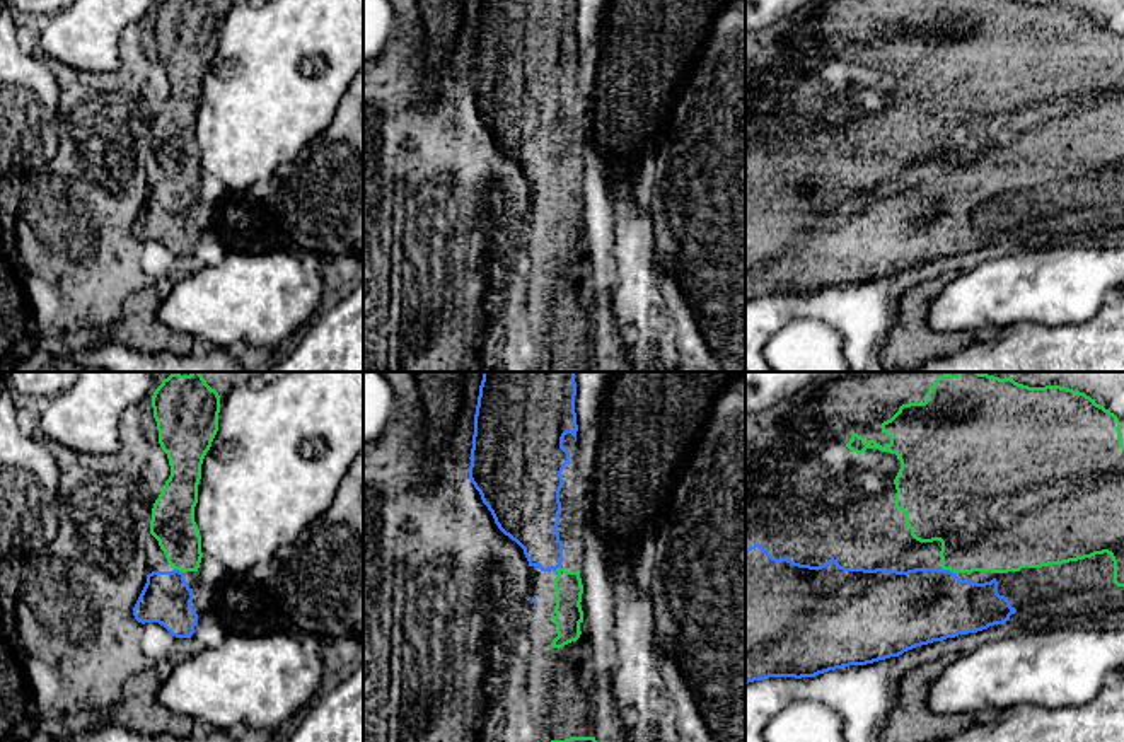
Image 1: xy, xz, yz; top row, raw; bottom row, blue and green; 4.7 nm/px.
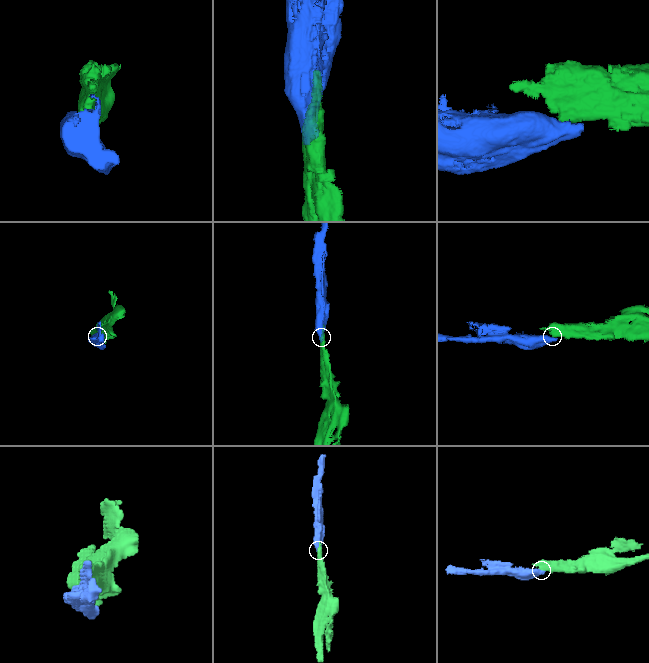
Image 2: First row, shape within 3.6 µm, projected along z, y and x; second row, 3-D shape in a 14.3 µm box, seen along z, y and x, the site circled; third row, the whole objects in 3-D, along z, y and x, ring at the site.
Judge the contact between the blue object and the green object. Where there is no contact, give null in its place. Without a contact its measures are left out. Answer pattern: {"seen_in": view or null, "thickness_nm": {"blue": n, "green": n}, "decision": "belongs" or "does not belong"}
{"seen_in": "yz", "thickness_nm": {"blue": 360, "green": 400}, "decision": "belongs"}

